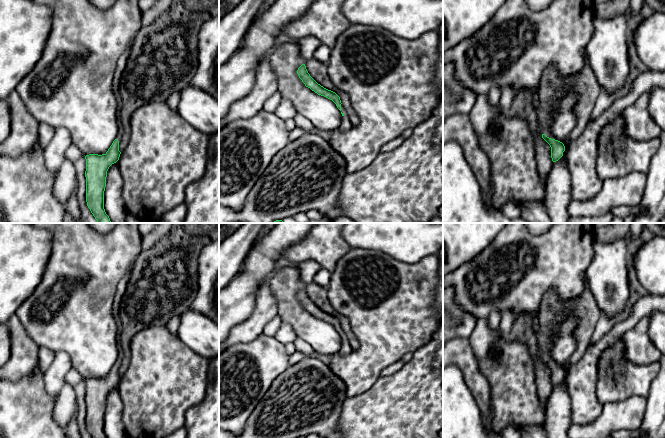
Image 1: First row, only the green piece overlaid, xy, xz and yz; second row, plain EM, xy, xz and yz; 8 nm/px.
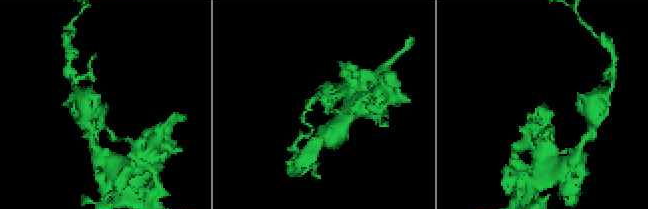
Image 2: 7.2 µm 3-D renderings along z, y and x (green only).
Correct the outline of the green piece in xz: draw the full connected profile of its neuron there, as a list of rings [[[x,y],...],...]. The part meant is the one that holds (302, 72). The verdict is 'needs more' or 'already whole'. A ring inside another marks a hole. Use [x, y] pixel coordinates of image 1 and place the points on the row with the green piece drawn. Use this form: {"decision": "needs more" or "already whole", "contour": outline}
{"decision": "needs more", "contour": [[[302,64],[298,68],[297,74],[306,87],[310,88],[318,95],[324,96],[332,100],[336,104],[337,108],[340,110],[342,114],[341,124],[338,129],[342,132],[345,132],[351,129],[352,128],[351,119],[349,118],[349,115],[346,109],[342,105],[340,97],[335,92],[328,90],[323,86],[321,86],[320,84],[318,84],[308,73],[305,64]]]}

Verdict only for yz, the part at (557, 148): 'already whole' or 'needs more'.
needs more

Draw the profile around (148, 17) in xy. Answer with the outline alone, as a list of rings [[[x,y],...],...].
[[[157,0],[150,10],[142,13],[142,25],[150,25],[160,14],[169,8],[172,1],[173,0]]]

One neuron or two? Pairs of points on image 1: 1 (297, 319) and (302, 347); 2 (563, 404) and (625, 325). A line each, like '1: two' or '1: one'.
1: two
2: two

